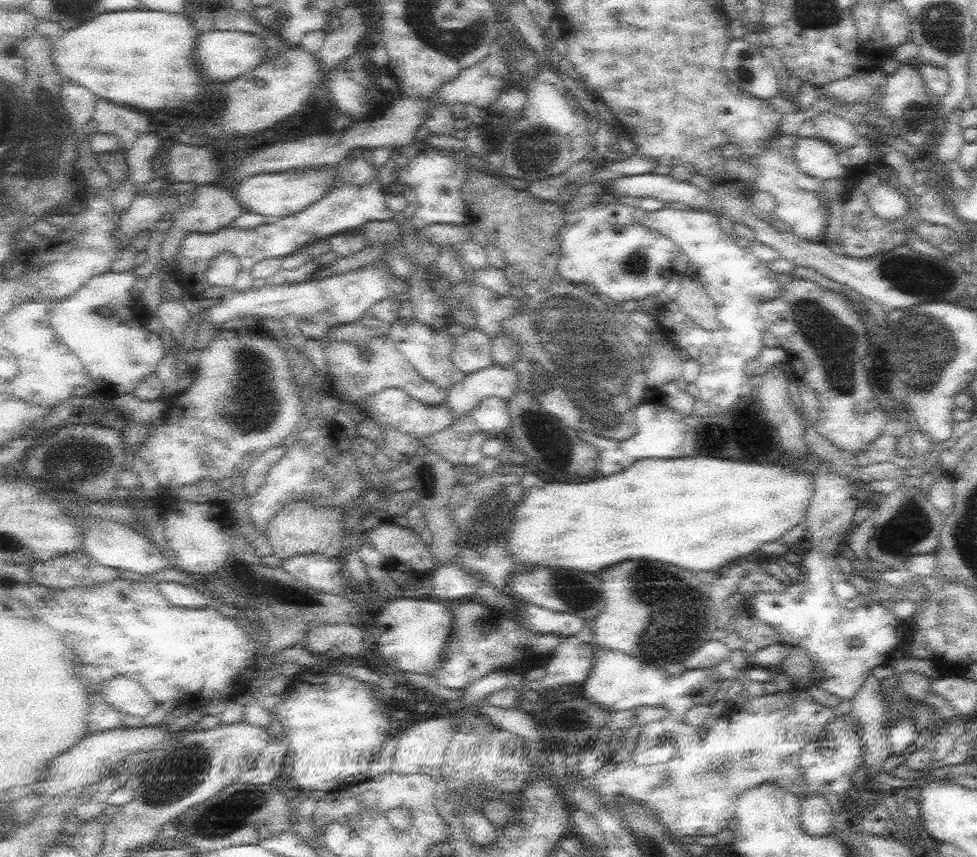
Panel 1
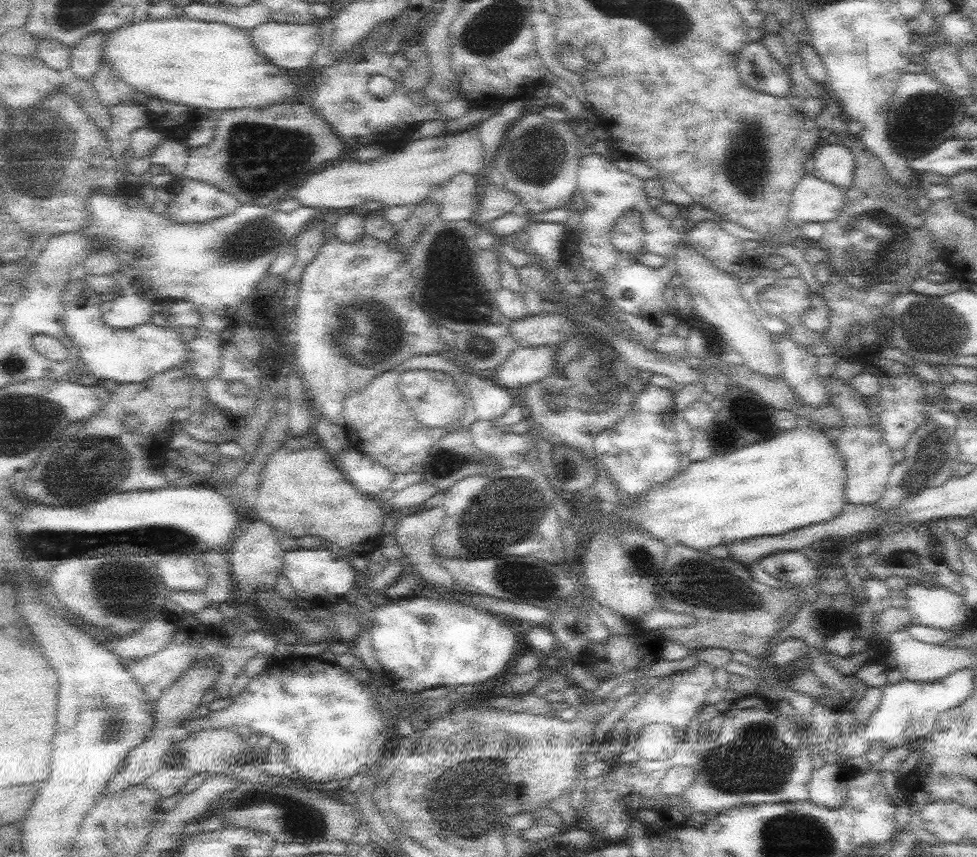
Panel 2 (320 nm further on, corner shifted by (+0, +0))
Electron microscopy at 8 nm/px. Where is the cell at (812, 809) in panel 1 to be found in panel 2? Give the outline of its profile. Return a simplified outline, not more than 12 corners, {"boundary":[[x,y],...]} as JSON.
{"boundary":[[843,763],[813,771],[809,799],[833,809],[857,770]]}

